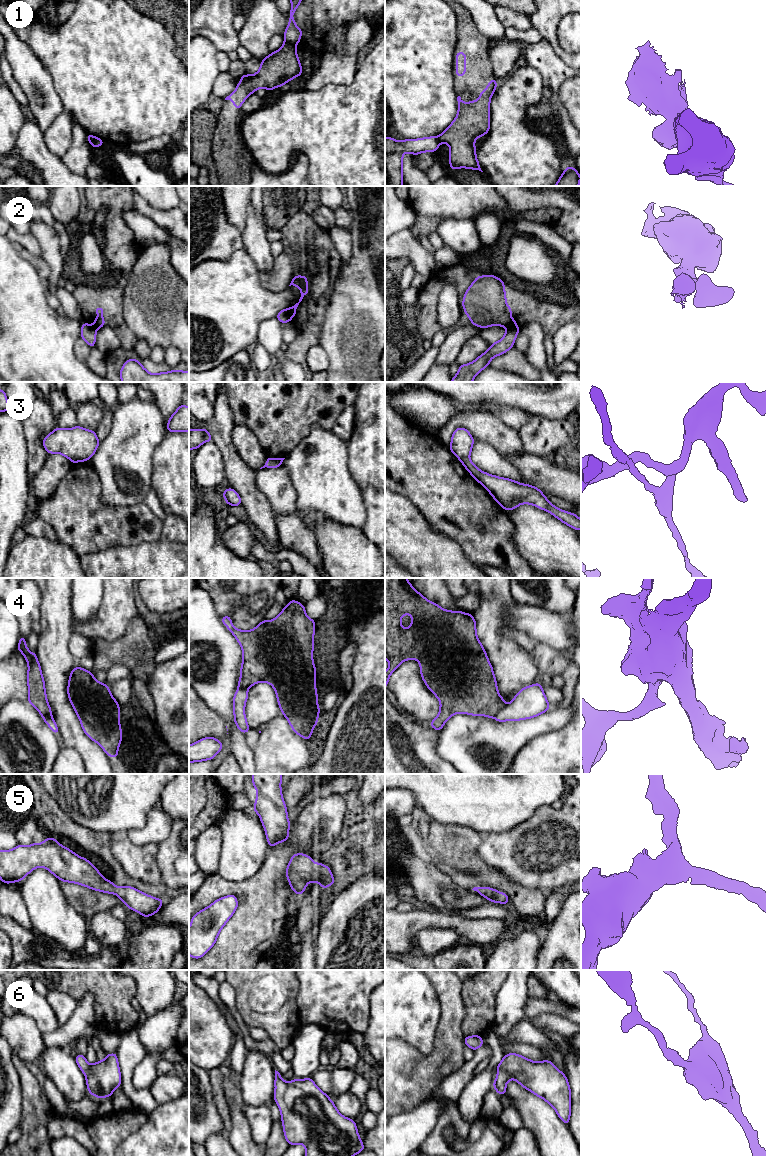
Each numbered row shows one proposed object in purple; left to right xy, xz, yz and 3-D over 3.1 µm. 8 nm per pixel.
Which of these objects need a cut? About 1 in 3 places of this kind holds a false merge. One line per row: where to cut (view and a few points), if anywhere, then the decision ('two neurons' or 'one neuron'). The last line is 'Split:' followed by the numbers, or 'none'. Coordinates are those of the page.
1: cut in xz along (285, 41), (295, 46); two neurons
2: cut in xz along (290, 308), (292, 317); two neurons
3: cut in yz along (468, 457), (461, 461); two neurons
4: cut in yz along (505, 705), (494, 716); two neurons
5: no cut; one neuron
6: no cut; one neuron
Split: 1, 2, 3, 4

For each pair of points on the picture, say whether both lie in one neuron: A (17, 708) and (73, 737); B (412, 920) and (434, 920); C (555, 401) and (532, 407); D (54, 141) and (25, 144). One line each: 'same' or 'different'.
A: different
B: same
C: same
D: different

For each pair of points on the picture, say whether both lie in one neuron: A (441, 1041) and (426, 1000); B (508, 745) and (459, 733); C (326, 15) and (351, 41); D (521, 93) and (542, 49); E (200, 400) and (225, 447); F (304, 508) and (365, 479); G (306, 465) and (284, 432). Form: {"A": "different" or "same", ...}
{"A": "different", "B": "same", "C": "different", "D": "different", "E": "different", "F": "different", "G": "different"}

